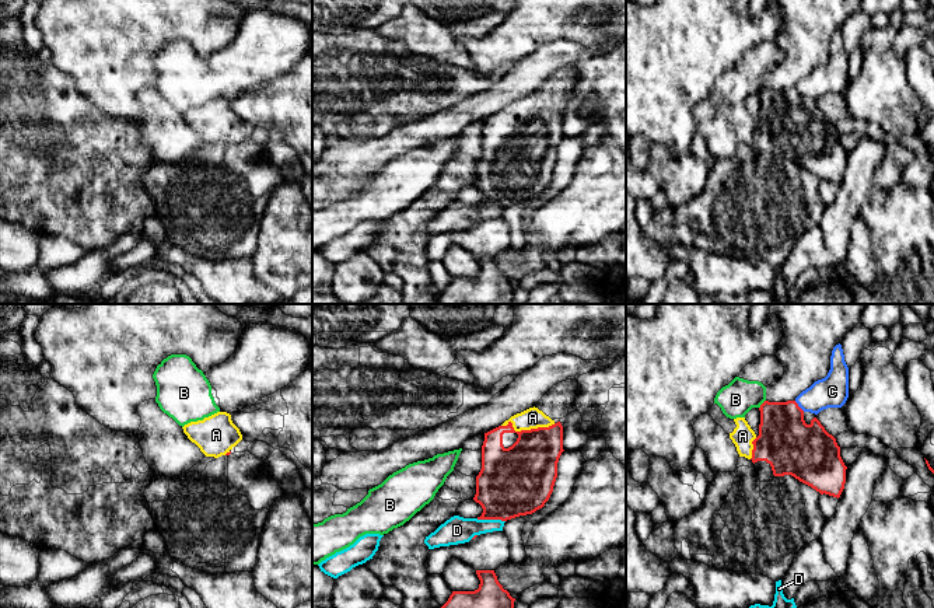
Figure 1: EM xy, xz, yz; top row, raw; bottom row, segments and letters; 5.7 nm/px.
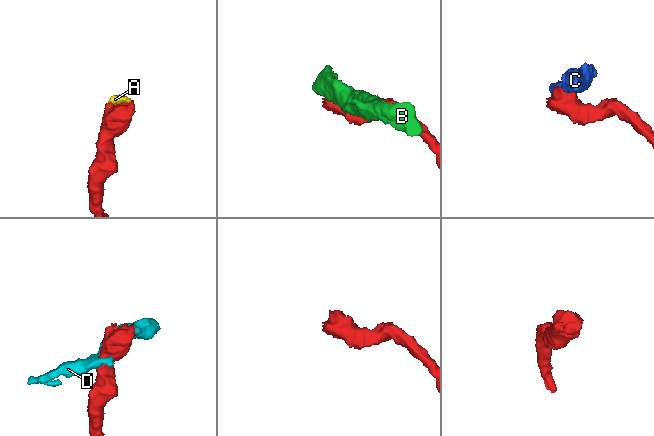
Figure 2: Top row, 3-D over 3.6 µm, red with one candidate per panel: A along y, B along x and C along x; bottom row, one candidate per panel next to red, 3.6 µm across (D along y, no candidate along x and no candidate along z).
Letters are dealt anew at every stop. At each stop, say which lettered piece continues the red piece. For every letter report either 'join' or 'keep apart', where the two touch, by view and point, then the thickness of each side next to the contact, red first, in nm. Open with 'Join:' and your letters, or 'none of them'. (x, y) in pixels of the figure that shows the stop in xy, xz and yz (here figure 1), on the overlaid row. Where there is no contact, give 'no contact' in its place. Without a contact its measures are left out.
Join: A
A: join; contact xz (527, 430); calibres 360 and 120 nm
B: keep apart; contact yz (762, 404); calibres 320 and 200 nm
C: keep apart; contact yz (798, 406); calibres 320 and 190 nm
D: keep apart; contact xz (490, 519); calibres 400 and 160 nm

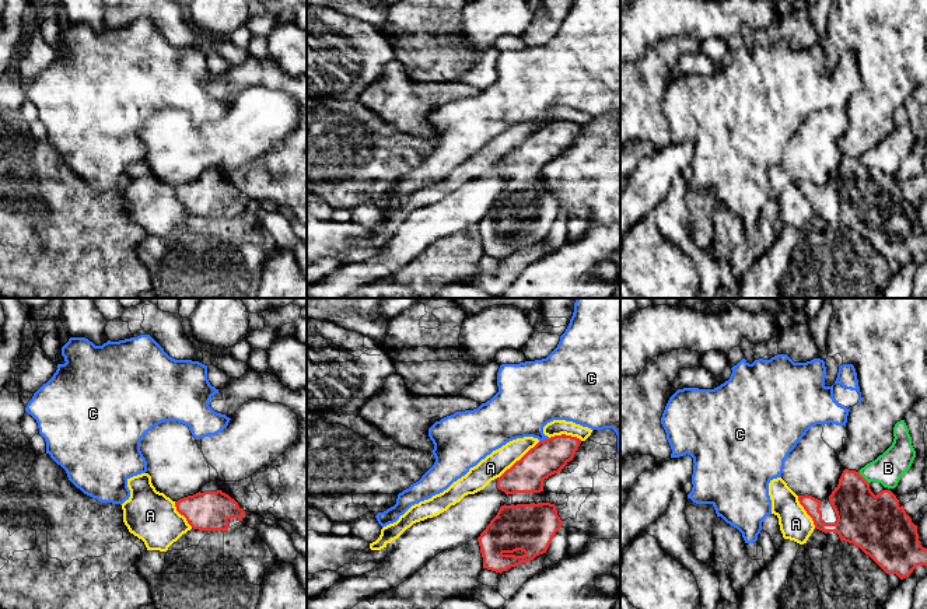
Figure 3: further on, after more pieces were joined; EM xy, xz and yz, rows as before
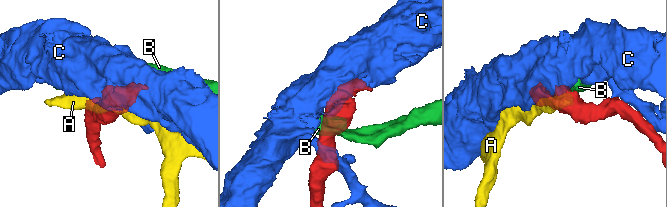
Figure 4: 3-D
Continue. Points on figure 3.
Join: none of them
A: keep apart; contact xz (520, 459); calibres 200 and 140 nm
B: keep apart; contact yz (863, 478); calibres 320 and 180 nm
C: keep apart; contact xz (544, 440); calibres 200 and 360 nm

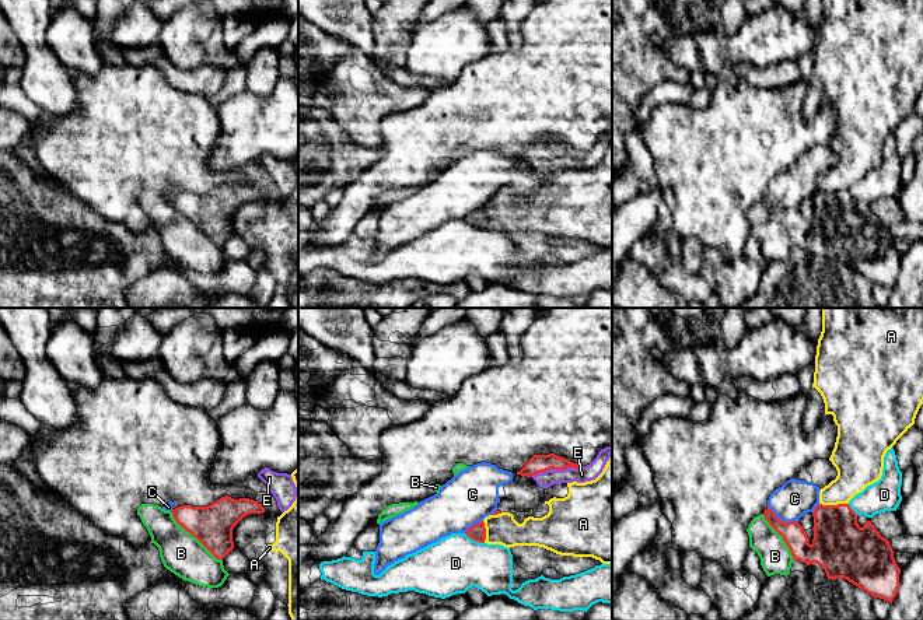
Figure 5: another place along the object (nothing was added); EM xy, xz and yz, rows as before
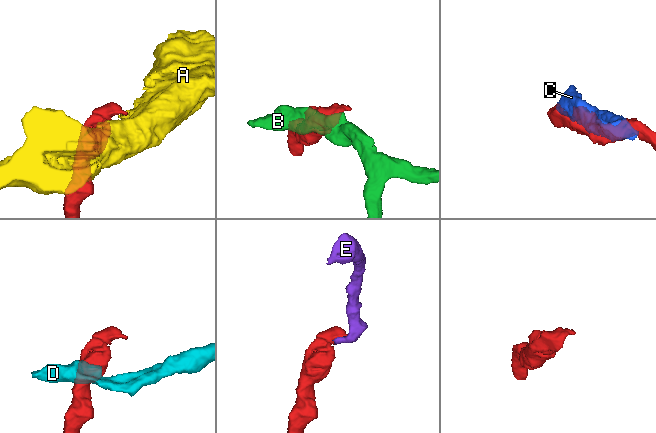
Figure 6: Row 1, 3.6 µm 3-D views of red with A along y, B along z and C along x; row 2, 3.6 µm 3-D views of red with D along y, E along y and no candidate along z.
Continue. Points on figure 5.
Join: E
A: keep apart; contact yz (834, 505); calibres 320 and 220 nm
B: keep apart; contact xy (193, 536); calibres 240 and 240 nm
C: keep apart; contact yz (782, 521); calibres 140 and 200 nm
D: keep apart; contact xz (474, 539); calibres 100 and 320 nm
E: join; contact xz (555, 468); calibres 110 and 100 nm

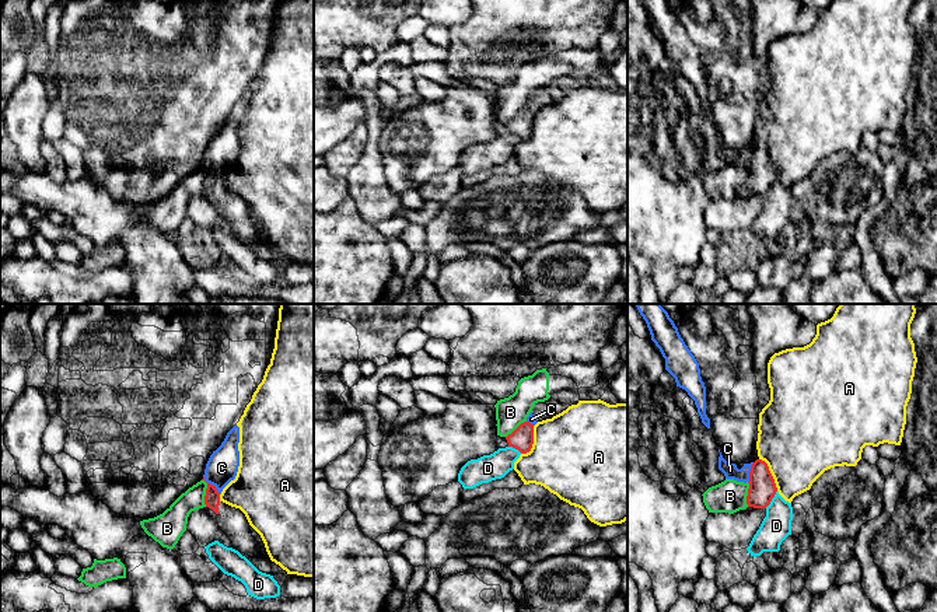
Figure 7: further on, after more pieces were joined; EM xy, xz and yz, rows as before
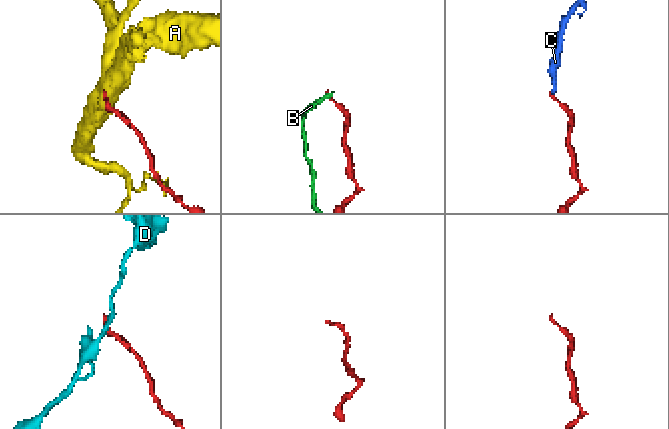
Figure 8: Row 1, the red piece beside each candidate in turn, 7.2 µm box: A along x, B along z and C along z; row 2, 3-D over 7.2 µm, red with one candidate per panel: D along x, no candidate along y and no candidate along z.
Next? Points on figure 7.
Join: C
A: keep apart; contact yz (771, 474); calibres 160 and 460 nm
B: keep apart; contact xy (206, 493); calibres 90 and 160 nm
C: join; contact xy (209, 483); calibres 90 and 180 nm
D: keep apart; contact yz (772, 497); calibres 160 and 170 nm

